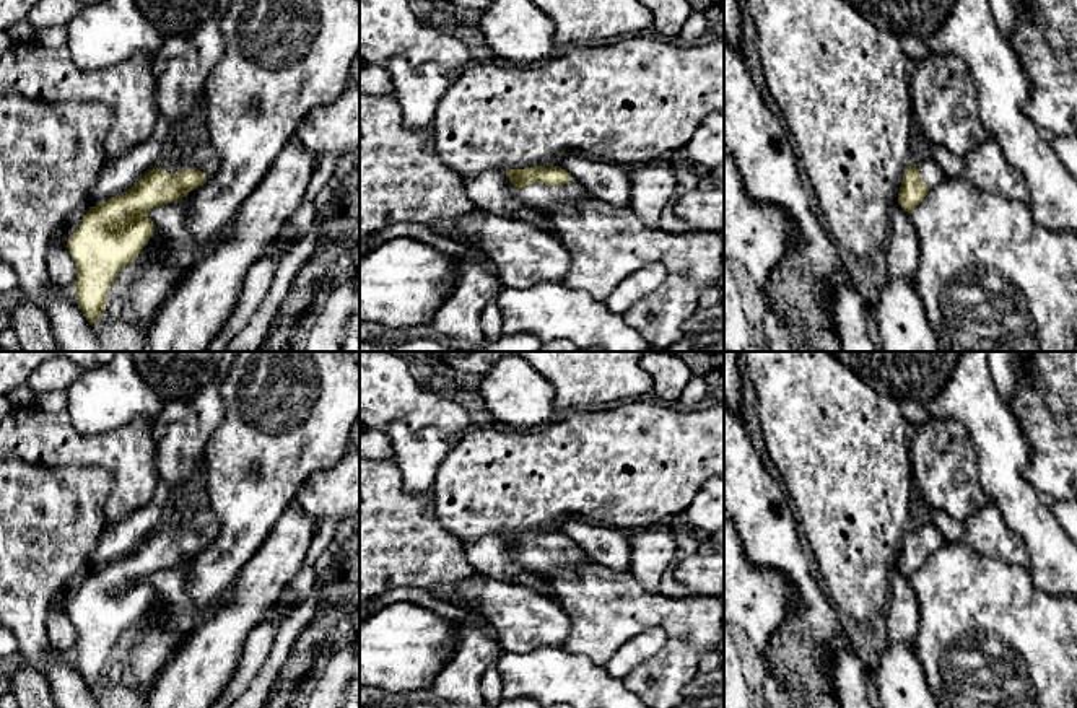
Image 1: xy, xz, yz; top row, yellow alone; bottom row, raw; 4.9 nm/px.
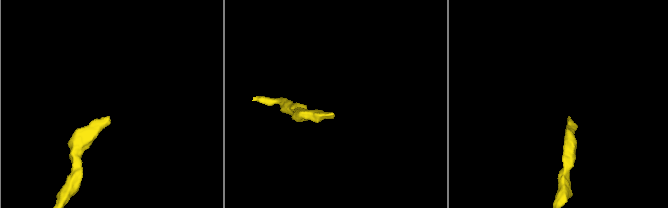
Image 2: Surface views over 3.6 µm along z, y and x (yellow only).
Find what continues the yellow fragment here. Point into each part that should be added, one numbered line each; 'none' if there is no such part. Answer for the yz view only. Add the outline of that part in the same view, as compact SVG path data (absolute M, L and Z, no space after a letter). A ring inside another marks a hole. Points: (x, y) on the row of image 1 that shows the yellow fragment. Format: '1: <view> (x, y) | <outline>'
1: yz (933, 174) | M924 153L919 155L914 164L929 187L937 186L945 177L944 171L935 163L935 160Z

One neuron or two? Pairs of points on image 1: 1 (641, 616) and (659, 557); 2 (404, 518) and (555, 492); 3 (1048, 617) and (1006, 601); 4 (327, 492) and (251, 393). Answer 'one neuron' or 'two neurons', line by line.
1: two neurons
2: two neurons
3: one neuron
4: two neurons

